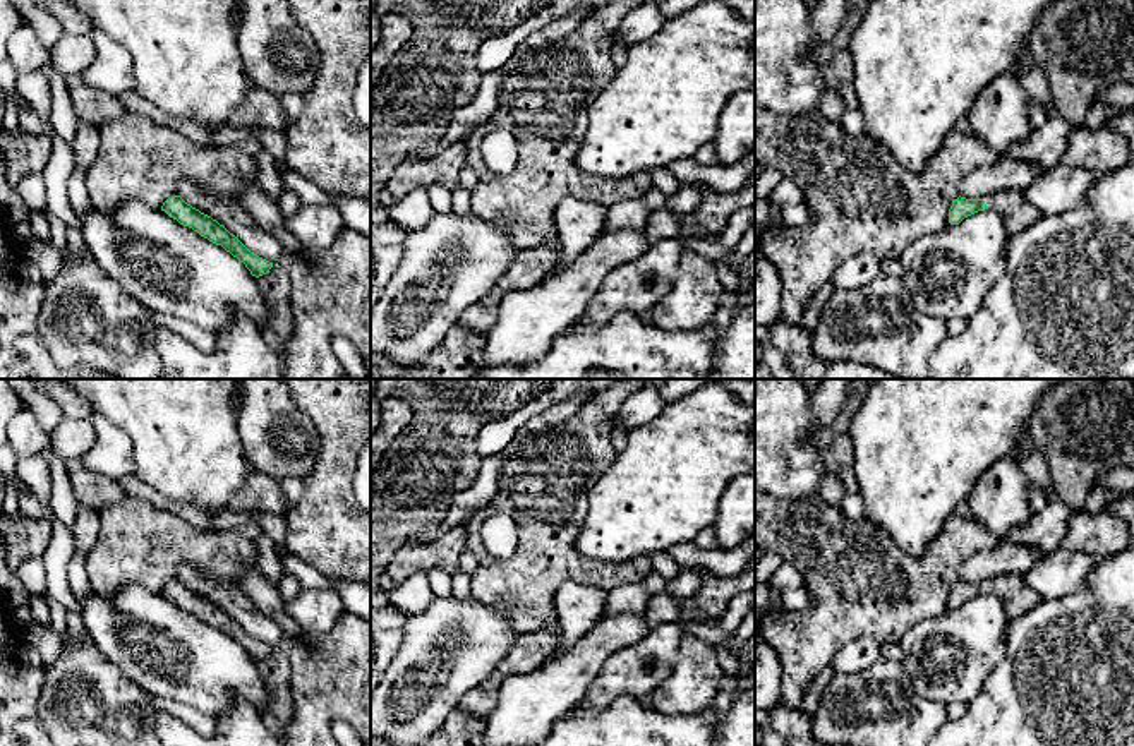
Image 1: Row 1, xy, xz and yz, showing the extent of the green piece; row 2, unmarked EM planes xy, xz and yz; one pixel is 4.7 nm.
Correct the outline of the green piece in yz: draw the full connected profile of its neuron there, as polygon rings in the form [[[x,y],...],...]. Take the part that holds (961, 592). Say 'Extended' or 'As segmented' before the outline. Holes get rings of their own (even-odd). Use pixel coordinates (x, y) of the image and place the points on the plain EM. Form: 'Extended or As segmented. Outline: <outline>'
Extended. Outline: [[[1009,573],[983,583],[959,580],[949,593],[949,607],[959,609],[964,602],[985,593],[1000,599],[1009,621],[1021,617],[1040,602],[1040,597],[1024,585],[1022,575]]]

